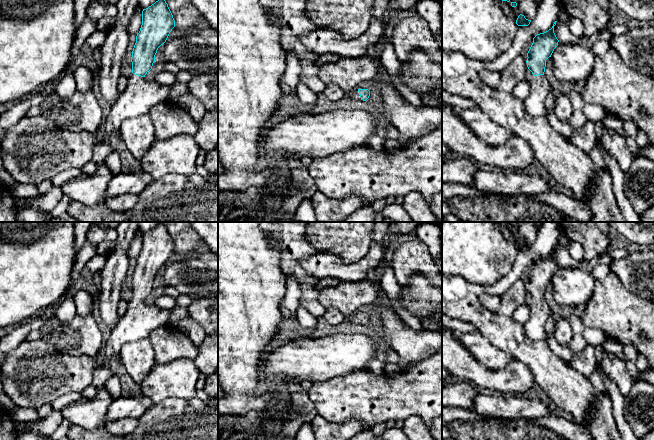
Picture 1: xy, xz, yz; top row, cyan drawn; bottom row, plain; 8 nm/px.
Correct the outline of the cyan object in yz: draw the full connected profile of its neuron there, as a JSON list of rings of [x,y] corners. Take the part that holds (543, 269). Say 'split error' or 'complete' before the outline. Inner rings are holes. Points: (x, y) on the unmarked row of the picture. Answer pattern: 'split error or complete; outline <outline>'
split error; outline [[[556,246],[551,253],[533,262],[533,267],[527,277],[526,287],[533,301],[529,306],[529,318],[523,326],[526,335],[532,340],[545,340],[546,338],[546,322],[551,311],[544,296],[546,284],[551,281],[559,266],[554,257]]]

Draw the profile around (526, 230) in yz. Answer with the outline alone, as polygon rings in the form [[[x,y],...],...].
[[[510,222],[509,226],[502,224],[495,224],[495,226],[515,247],[520,238],[528,244],[533,244],[537,238],[537,229],[533,222]]]

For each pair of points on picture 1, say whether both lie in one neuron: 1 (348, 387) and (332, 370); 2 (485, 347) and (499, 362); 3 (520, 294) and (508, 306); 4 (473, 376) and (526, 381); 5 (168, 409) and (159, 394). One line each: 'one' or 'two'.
1: two
2: one
3: one
4: one
5: two

